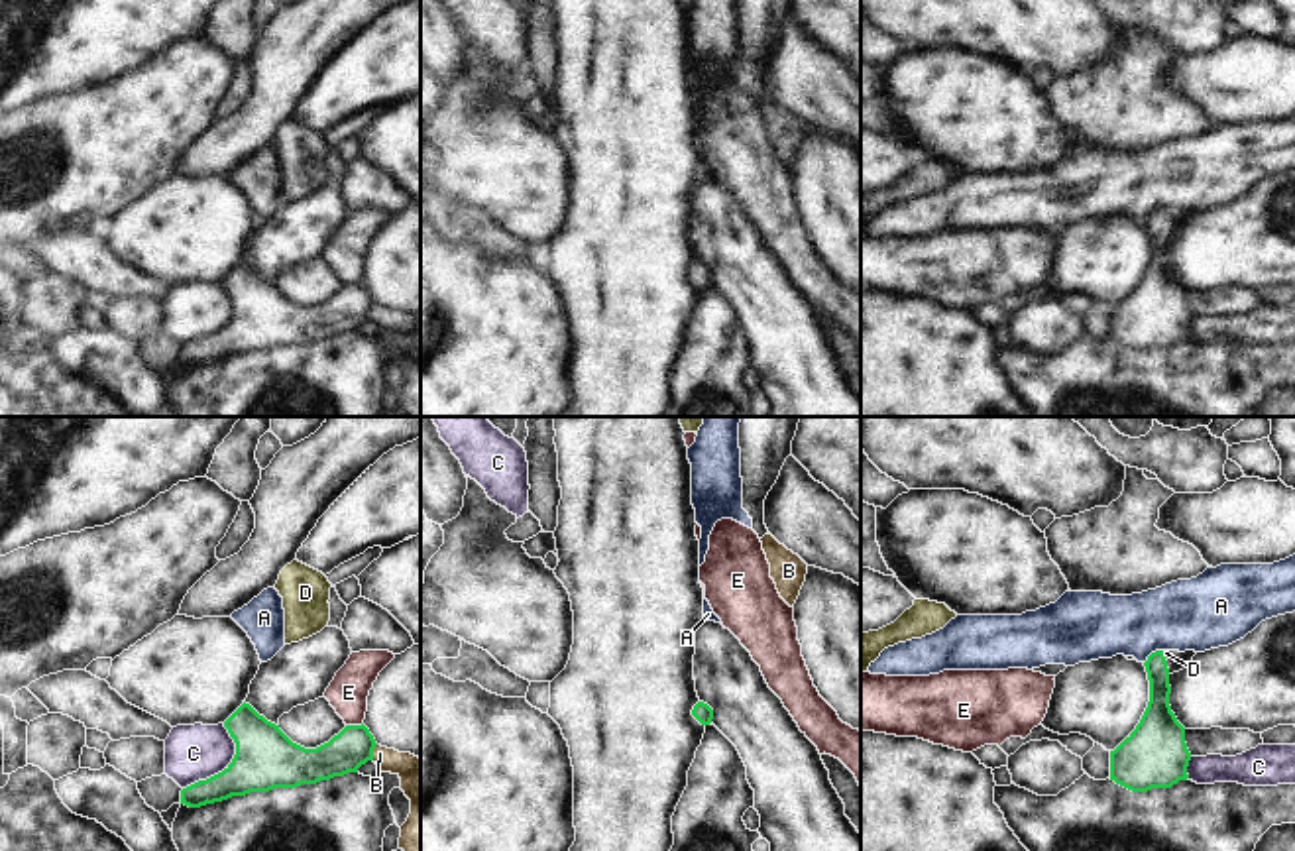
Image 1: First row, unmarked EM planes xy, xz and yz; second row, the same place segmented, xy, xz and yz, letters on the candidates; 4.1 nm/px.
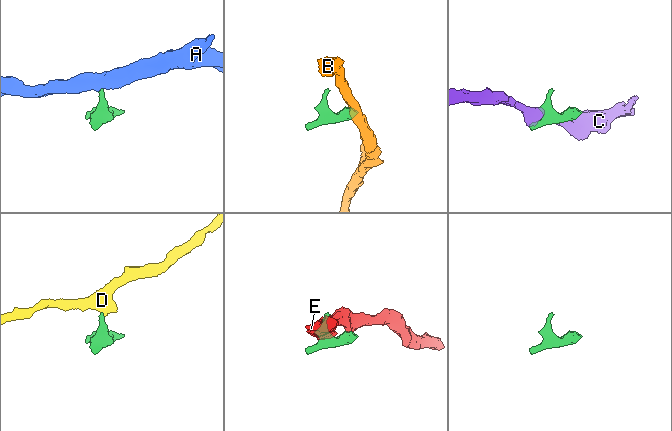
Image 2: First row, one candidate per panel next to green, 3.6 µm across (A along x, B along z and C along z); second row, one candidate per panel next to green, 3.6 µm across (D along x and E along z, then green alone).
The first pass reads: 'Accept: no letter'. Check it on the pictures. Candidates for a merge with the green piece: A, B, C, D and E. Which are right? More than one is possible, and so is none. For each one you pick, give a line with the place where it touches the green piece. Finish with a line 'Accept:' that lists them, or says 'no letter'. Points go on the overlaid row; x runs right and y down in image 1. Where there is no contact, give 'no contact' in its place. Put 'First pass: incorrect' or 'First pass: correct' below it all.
D: contact yz (1162, 653)
Accept: D
First pass: incorrect

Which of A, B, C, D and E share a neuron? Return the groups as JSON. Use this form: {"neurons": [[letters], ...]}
{"neurons": [["A"], ["B"], ["C"], ["D"], ["E"]]}

